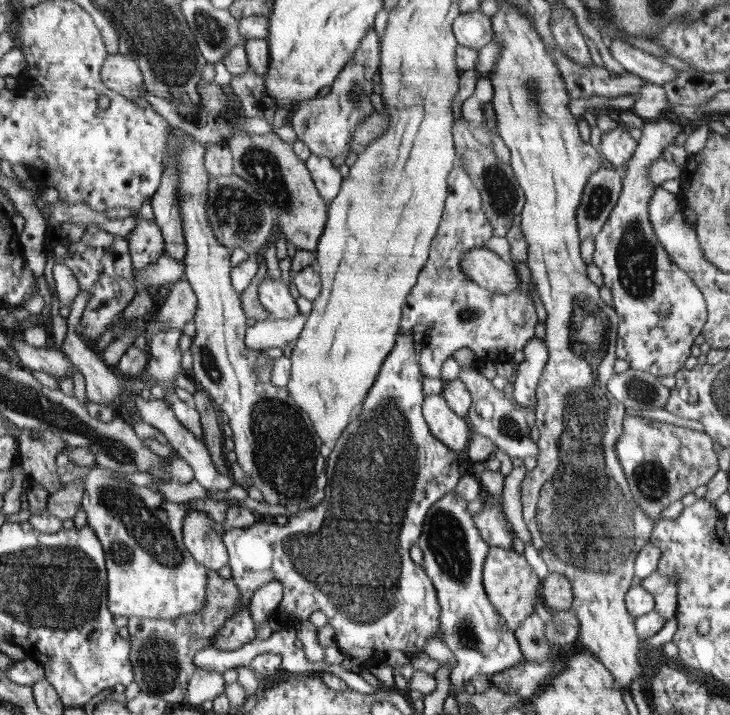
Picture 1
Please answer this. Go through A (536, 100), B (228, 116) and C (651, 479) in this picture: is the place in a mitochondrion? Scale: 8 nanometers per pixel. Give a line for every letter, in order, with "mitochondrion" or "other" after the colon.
A: mitochondrion
B: other
C: mitochondrion

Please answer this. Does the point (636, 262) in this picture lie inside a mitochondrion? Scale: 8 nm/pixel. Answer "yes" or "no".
yes

